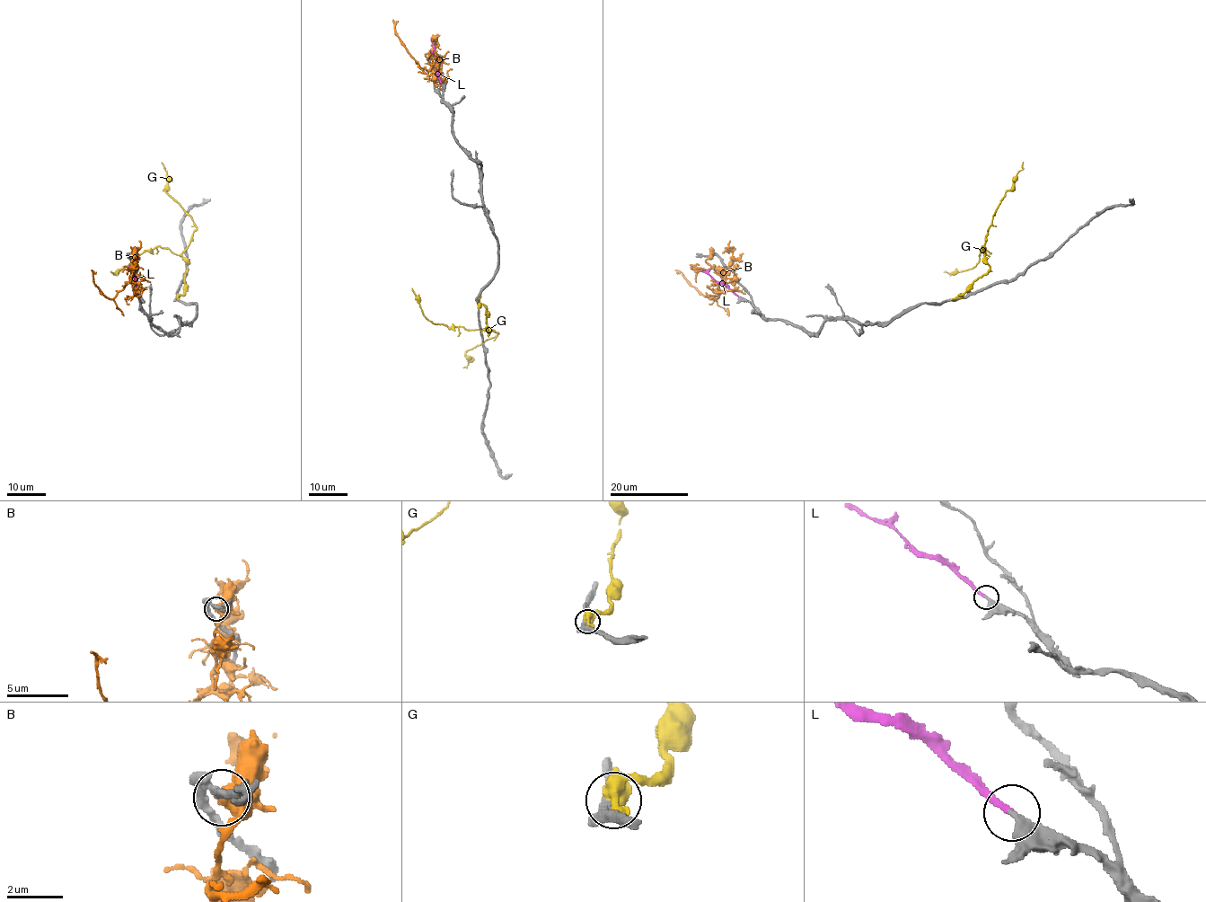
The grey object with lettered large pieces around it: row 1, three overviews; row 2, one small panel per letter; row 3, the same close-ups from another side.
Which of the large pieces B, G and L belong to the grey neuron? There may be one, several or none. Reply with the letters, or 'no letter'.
L

